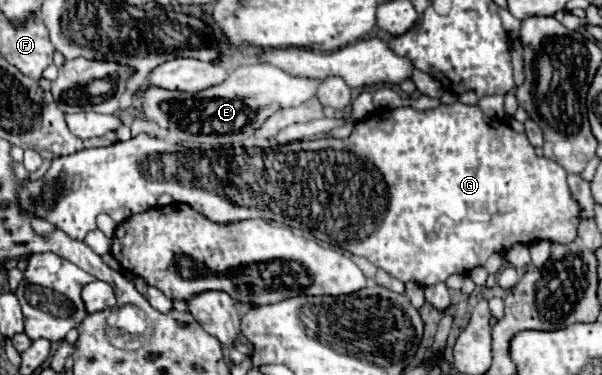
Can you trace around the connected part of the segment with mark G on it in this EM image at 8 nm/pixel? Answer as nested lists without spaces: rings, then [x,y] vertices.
[[[453,103],[453,105],[439,105],[435,109],[427,109],[427,111],[417,111],[413,107],[397,107],[397,109],[381,109],[371,113],[367,119],[359,121],[353,129],[353,133],[345,139],[315,139],[315,141],[295,141],[295,143],[287,143],[287,145],[275,145],[275,147],[229,147],[229,149],[209,149],[209,151],[201,151],[201,149],[187,149],[183,145],[177,143],[167,143],[165,139],[157,139],[151,135],[137,135],[129,141],[117,141],[113,145],[107,147],[93,147],[93,149],[81,149],[73,155],[67,157],[57,157],[51,161],[49,171],[39,179],[39,181],[25,181],[21,191],[19,191],[19,201],[27,211],[37,213],[39,217],[43,217],[45,221],[49,221],[51,225],[63,229],[71,239],[85,239],[85,235],[93,229],[97,229],[97,215],[99,213],[107,213],[113,217],[115,223],[125,221],[127,217],[141,213],[145,209],[151,209],[157,205],[159,195],[169,193],[177,203],[187,203],[189,207],[193,207],[195,211],[199,211],[201,215],[205,215],[209,221],[213,223],[237,223],[237,221],[245,221],[245,219],[269,219],[269,221],[279,221],[285,223],[293,229],[301,229],[301,231],[309,231],[315,239],[337,245],[353,255],[361,255],[365,259],[369,259],[373,265],[381,267],[383,271],[387,271],[389,275],[401,279],[403,283],[413,281],[419,283],[421,287],[427,285],[435,285],[445,281],[449,275],[455,273],[465,273],[471,271],[475,267],[483,267],[485,261],[493,255],[505,255],[513,245],[523,243],[535,243],[535,241],[551,241],[551,243],[571,243],[577,237],[577,215],[581,215],[581,207],[577,207],[577,203],[573,203],[573,195],[569,195],[569,185],[567,185],[567,171],[559,165],[553,163],[547,157],[537,157],[533,145],[529,143],[525,133],[517,133],[513,131],[507,123],[499,123],[493,121],[491,127],[491,119],[475,105],[463,105],[463,103]]]

